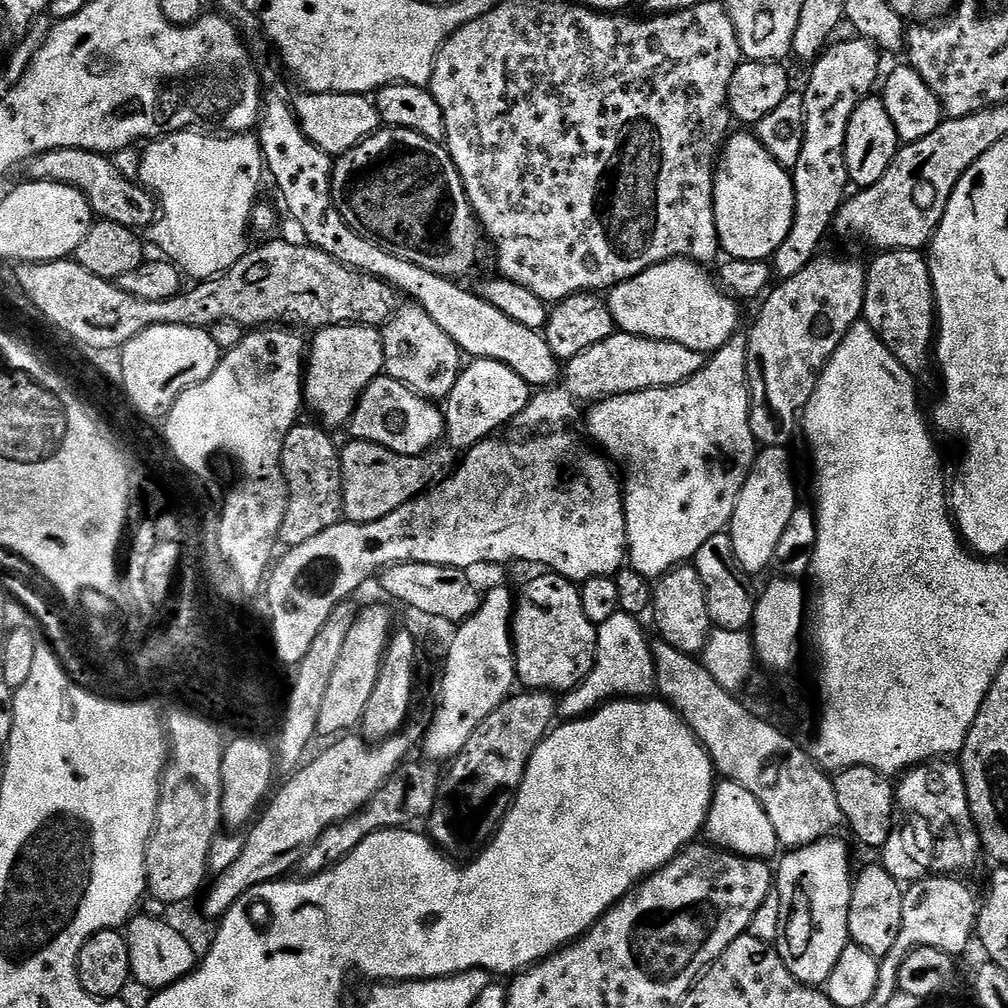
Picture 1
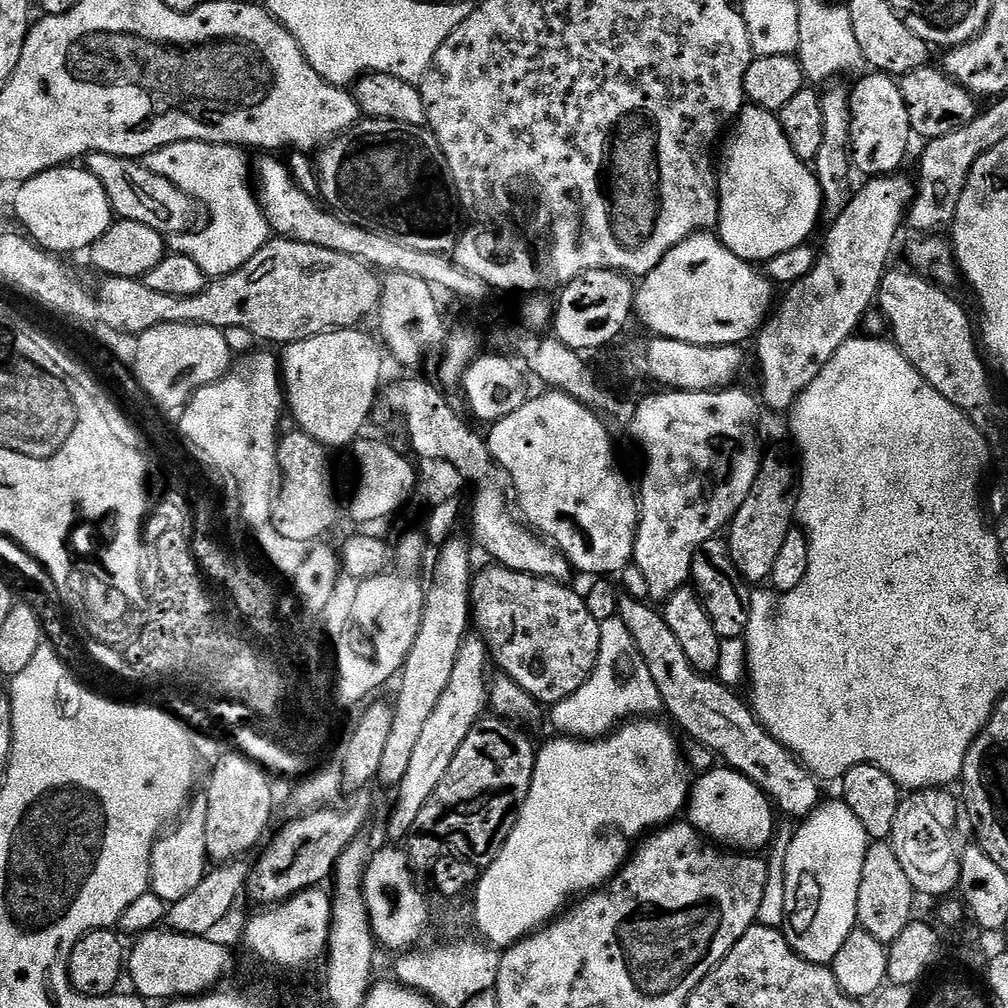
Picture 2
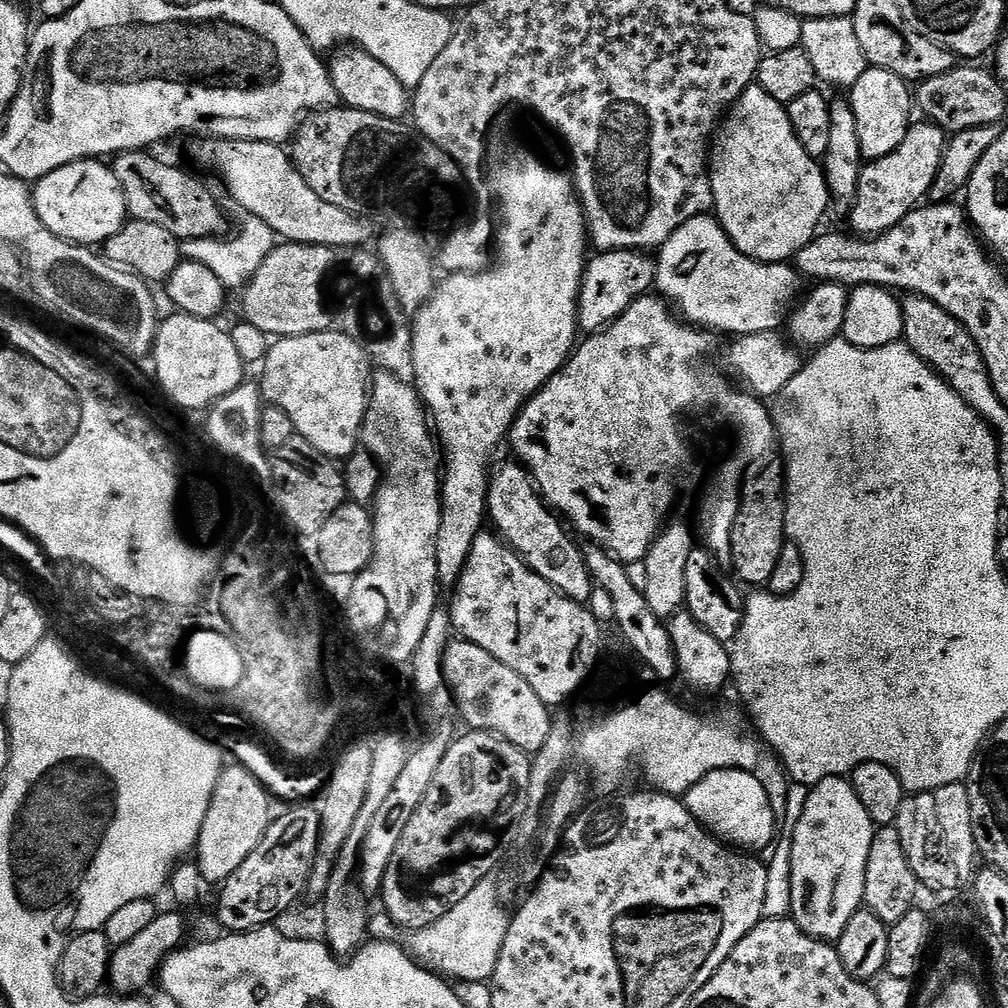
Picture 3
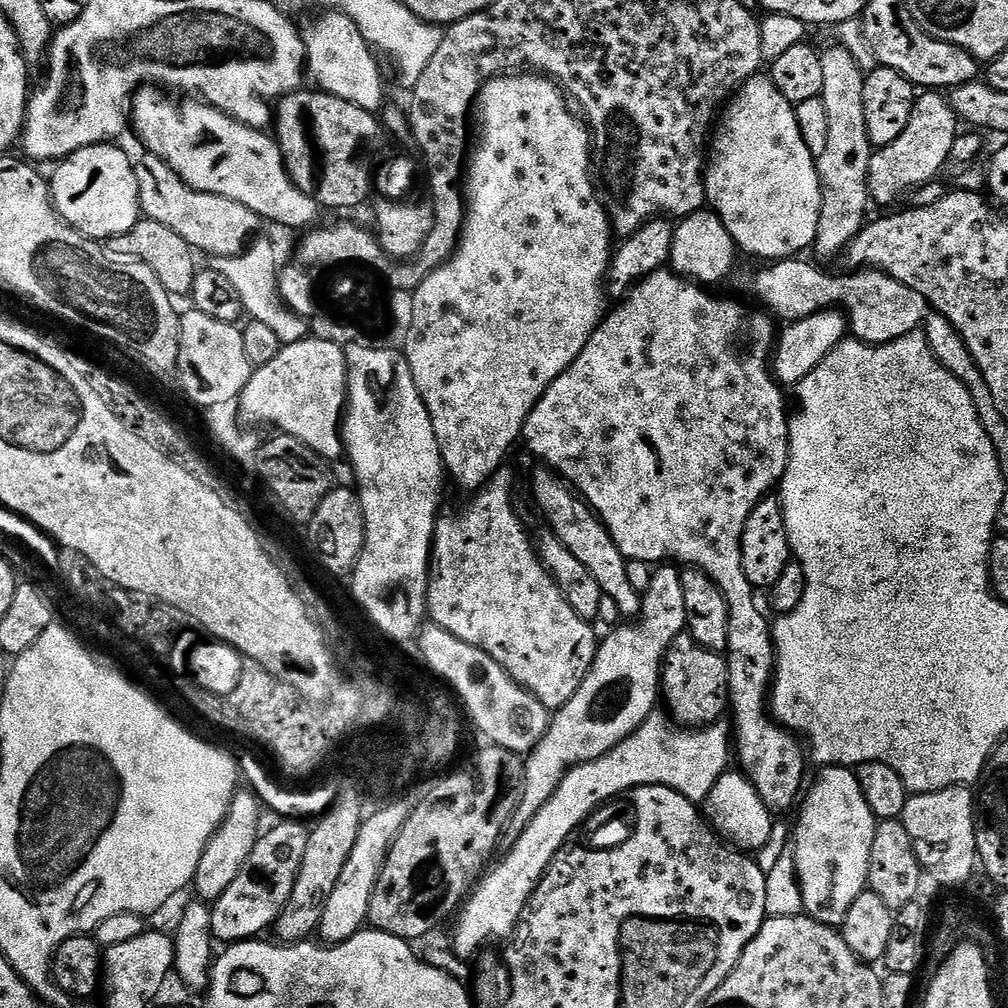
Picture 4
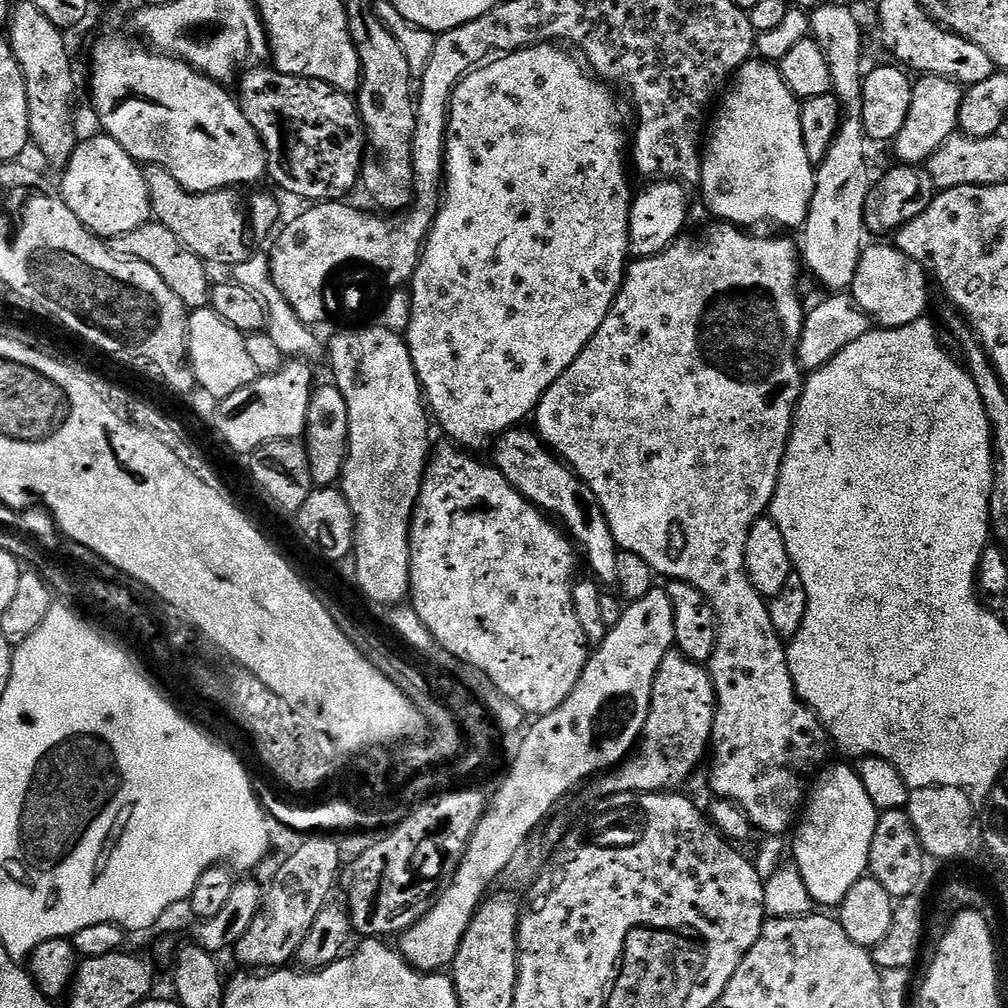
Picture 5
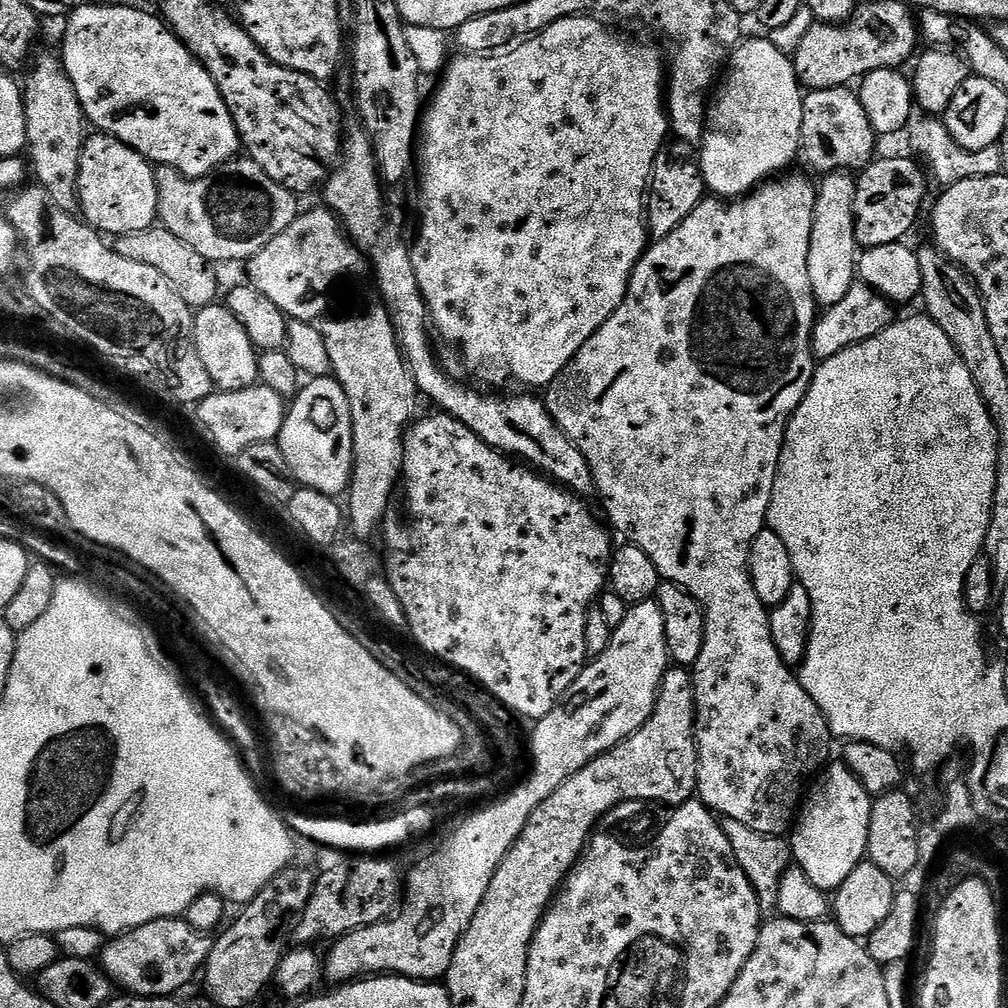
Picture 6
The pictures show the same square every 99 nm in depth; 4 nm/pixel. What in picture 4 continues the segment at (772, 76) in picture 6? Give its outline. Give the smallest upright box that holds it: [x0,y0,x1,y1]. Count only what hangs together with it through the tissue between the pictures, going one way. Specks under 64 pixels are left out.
[704,74,822,262]

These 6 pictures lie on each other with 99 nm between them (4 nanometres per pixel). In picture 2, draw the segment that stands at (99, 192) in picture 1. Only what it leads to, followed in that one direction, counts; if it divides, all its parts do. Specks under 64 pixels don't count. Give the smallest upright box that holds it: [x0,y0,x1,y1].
[86,152,193,234]

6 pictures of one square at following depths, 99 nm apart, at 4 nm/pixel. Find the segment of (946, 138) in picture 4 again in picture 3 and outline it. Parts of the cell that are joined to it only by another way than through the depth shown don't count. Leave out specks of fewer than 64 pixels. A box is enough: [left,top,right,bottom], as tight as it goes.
[850,123,946,238]

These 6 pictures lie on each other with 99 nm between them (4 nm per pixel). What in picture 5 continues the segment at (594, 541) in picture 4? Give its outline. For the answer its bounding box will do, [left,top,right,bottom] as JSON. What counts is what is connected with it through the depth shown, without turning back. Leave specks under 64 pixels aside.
[490,427,620,585]

